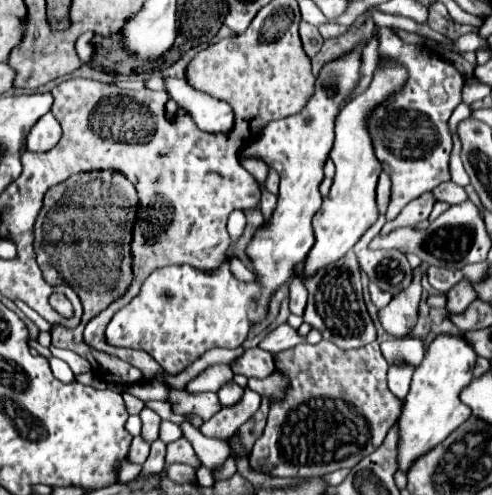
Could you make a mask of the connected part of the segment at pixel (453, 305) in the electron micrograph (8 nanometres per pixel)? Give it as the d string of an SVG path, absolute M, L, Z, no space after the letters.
M459 281L453 289L447 291L447 305L445 309L451 313L451 315L459 315L459 313L465 313L465 309L469 307L471 301L475 301L475 291L471 289L471 283L469 281Z

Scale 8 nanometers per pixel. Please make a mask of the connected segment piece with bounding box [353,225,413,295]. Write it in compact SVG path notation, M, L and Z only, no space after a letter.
M375 225L355 243L353 251L361 263L361 269L367 277L389 293L399 293L411 283L413 271L407 257L399 249L369 249L371 239L375 237Z

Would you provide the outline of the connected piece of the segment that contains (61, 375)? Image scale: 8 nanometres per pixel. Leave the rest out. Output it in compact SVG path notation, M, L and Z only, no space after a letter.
M51 357L51 359L49 359L49 365L51 365L53 375L55 375L59 381L63 381L63 383L73 383L73 381L75 381L75 375L73 375L73 371L69 369L69 365L67 365L65 361Z

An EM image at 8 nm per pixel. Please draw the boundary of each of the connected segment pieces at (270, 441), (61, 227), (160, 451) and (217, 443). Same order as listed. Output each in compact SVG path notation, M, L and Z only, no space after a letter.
M331 341L317 345L301 343L275 355L275 367L289 379L283 399L271 399L269 417L263 435L251 451L251 467L273 477L323 477L335 469L355 467L367 453L373 453L401 413L401 401L387 387L387 361L379 351L379 343L359 349L339 349Z
M89 171L89 173L79 173L69 177L67 181L51 187L45 193L45 201L43 207L37 215L35 221L35 255L37 255L37 263L39 269L43 271L43 277L51 277L55 279L55 285L69 285L73 287L73 291L79 295L81 303L83 303L83 319L75 329L67 329L63 325L55 325L51 329L51 337L53 337L53 345L55 347L63 347L63 349L71 349L77 355L83 355L91 367L93 373L103 379L103 381L117 381L117 383L133 383L139 381L143 377L143 373L139 373L139 369L135 369L133 365L127 365L127 361L121 359L93 359L91 357L91 347L87 343L83 343L83 329L85 325L91 321L91 317L99 315L103 309L109 307L109 303L113 303L117 297L121 297L127 287L131 285L133 273L131 273L131 227L135 221L135 213L137 213L137 195L131 183L127 183L127 179L121 173L115 171Z
M155 441L155 443L151 443L151 453L149 453L147 461L143 463L141 473L143 475L159 473L159 471L163 471L163 463L165 463L165 443L163 441Z
M181 423L179 427L181 427L181 431L183 431L183 437L187 437L187 439L191 441L191 445L193 445L193 449L195 449L199 461L201 461L205 467L213 469L213 467L221 465L221 463L229 457L229 447L227 447L225 441L205 437L205 435L203 435L197 427L193 427L191 423Z

